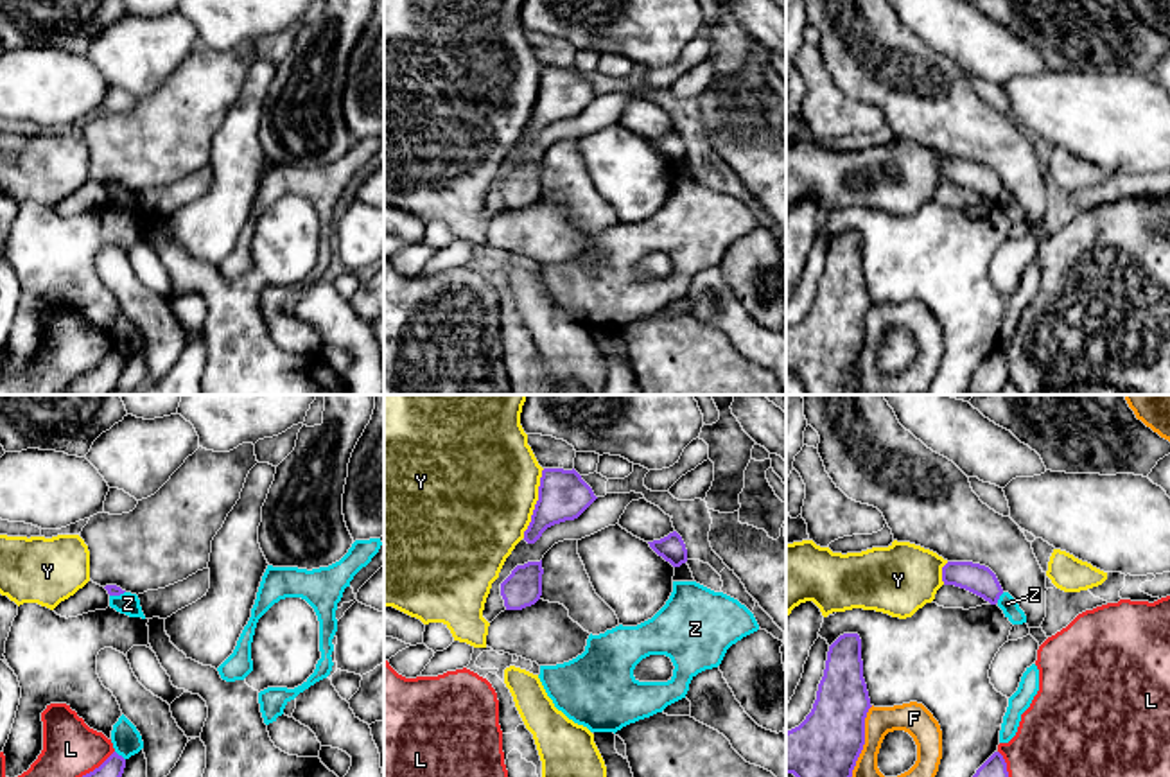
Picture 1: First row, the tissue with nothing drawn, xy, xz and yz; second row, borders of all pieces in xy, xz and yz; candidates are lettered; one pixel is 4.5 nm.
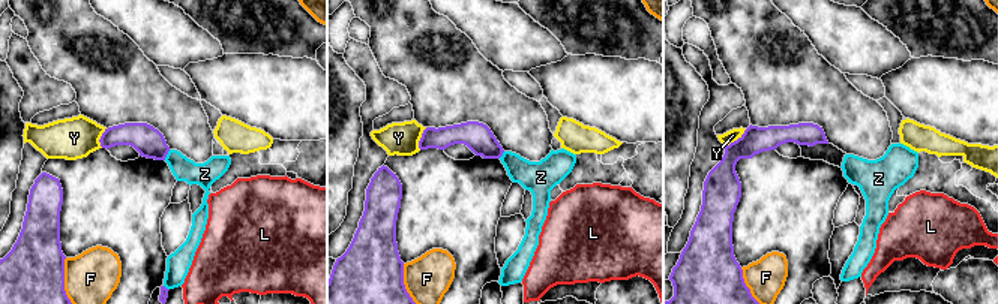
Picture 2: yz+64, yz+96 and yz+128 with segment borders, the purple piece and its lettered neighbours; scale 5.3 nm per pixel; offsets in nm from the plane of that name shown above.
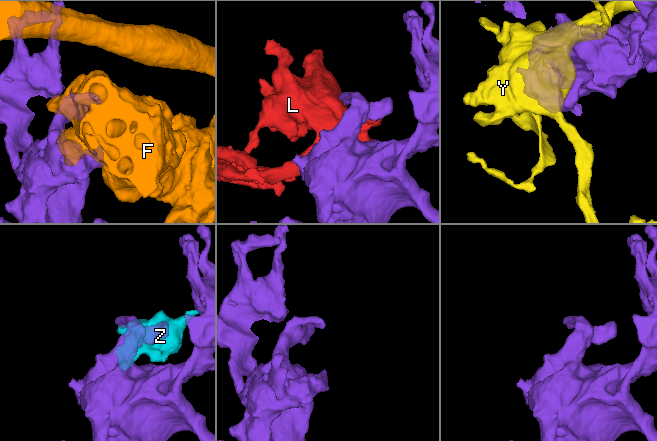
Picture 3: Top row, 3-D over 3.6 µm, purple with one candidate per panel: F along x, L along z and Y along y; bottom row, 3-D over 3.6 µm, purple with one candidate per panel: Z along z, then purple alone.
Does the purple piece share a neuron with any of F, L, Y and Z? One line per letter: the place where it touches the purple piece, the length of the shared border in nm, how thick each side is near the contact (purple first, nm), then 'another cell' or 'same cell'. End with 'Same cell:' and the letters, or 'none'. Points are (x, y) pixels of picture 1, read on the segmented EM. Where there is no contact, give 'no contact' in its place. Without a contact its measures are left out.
F: yz (864, 742) | 340 nm | 300/140 nm | another cell
L: xy (99, 767) | 190 nm | 100/260 nm | another cell
Y: xz (537, 503) | 320 nm | 220/480 nm | another cell
Z: xy (121, 756) | 60 nm | 100/130 nm | another cell
Same cell: none

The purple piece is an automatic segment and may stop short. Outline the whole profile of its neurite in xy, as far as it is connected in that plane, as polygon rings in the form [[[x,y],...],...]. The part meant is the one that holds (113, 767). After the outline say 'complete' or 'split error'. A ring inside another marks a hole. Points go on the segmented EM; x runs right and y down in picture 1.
[[[113,752],[99,768],[83,777],[122,777],[126,759]]]; complete

